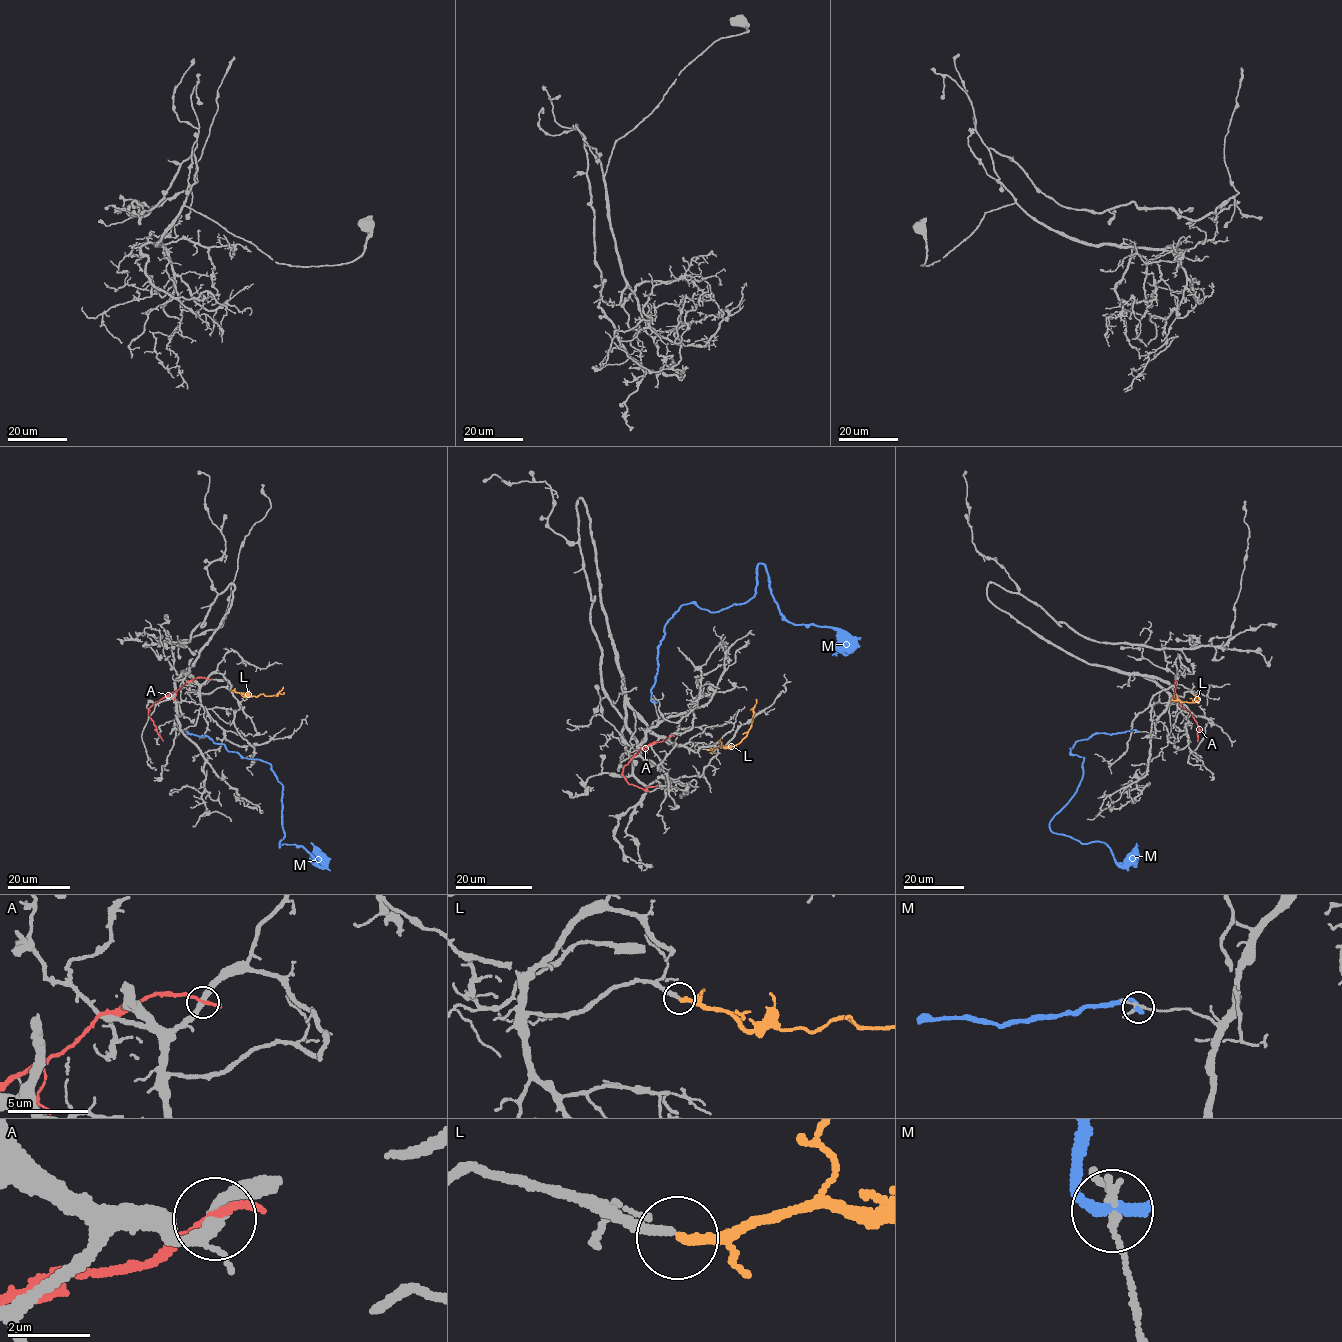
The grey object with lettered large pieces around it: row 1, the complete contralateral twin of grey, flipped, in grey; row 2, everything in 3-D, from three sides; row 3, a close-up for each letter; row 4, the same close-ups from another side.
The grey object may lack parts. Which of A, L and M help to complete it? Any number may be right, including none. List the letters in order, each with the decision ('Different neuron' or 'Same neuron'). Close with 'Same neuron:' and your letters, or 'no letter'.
A: Different neuron
L: Same neuron
M: Different neuron
Same neuron: L

